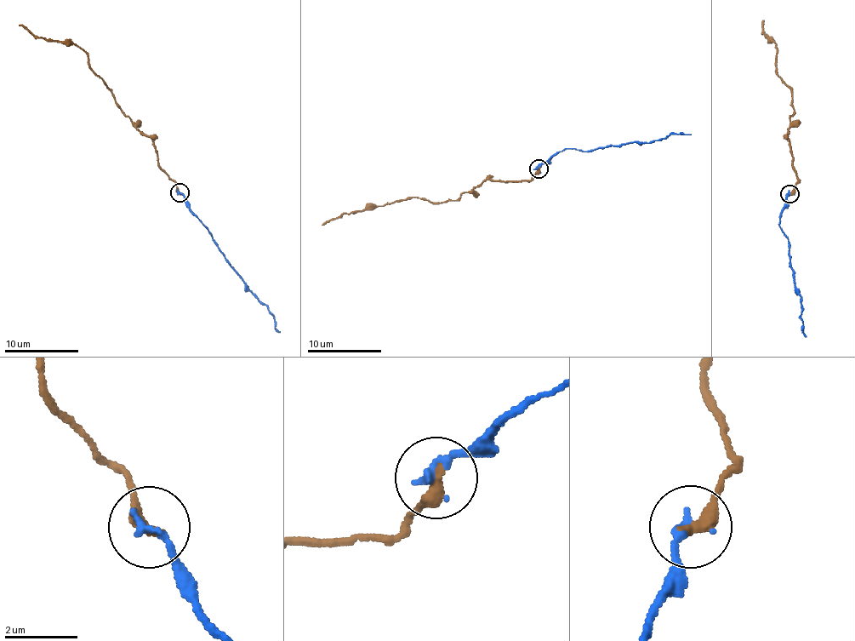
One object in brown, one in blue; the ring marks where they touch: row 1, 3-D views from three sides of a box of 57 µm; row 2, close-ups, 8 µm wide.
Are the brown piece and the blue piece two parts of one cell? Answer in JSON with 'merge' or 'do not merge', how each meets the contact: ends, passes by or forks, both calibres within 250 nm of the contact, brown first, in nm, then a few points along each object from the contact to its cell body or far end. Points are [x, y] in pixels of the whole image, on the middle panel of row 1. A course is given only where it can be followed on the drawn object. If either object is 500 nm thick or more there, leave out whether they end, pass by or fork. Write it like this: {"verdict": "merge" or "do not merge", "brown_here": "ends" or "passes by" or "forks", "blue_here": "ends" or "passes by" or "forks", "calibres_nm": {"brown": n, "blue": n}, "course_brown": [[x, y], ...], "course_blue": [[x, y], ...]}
{"verdict": "merge", "brown_here": "ends", "blue_here": "ends", "calibres_nm": {"brown": 380, "blue": 240}, "course_brown": [[538, 168], [528, 180], [487, 180], [455, 200], [436, 203], [409, 197], [339, 214], [322, 225]], "course_blue": [[537, 168], [568, 148], [589, 151], [654, 141], [667, 136], [692, 134]]}

